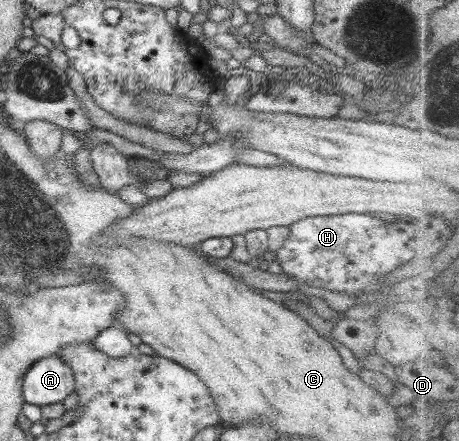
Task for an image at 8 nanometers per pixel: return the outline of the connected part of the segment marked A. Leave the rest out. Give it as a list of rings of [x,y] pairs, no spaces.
[[[51,355],[34,362],[24,378],[25,403],[39,407],[63,403],[74,392],[75,374],[59,356]]]

